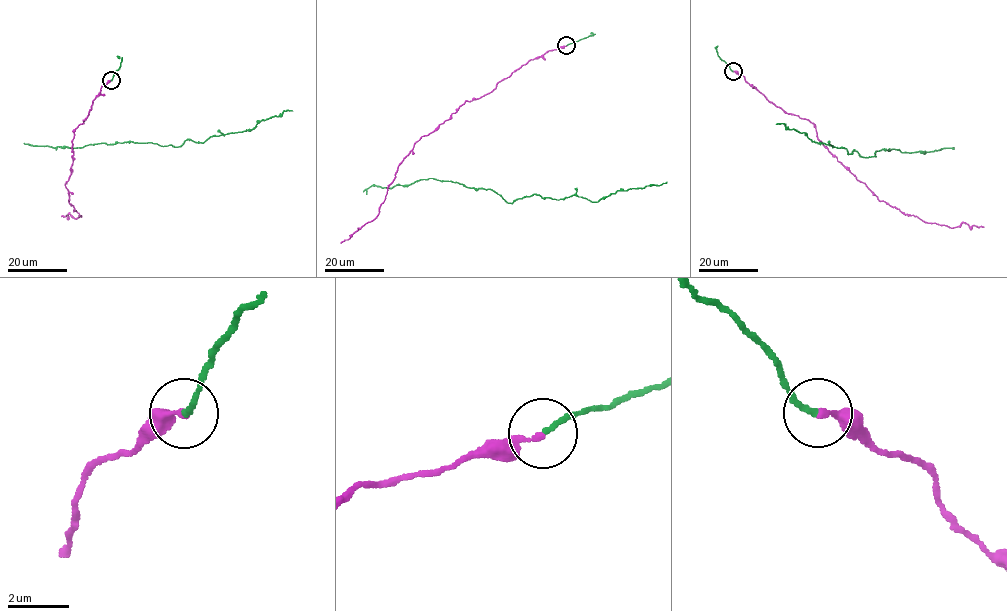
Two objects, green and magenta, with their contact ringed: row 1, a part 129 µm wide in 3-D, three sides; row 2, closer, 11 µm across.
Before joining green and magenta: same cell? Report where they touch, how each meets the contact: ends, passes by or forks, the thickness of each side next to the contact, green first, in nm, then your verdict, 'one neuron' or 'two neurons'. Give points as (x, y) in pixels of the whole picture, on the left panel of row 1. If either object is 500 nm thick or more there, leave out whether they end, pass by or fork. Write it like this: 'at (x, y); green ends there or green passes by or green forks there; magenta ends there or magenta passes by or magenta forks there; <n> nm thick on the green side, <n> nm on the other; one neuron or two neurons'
at (111, 80); green ends there; magenta ends there; 170 nm thick on the green side, 180 nm on the other; one neuron

